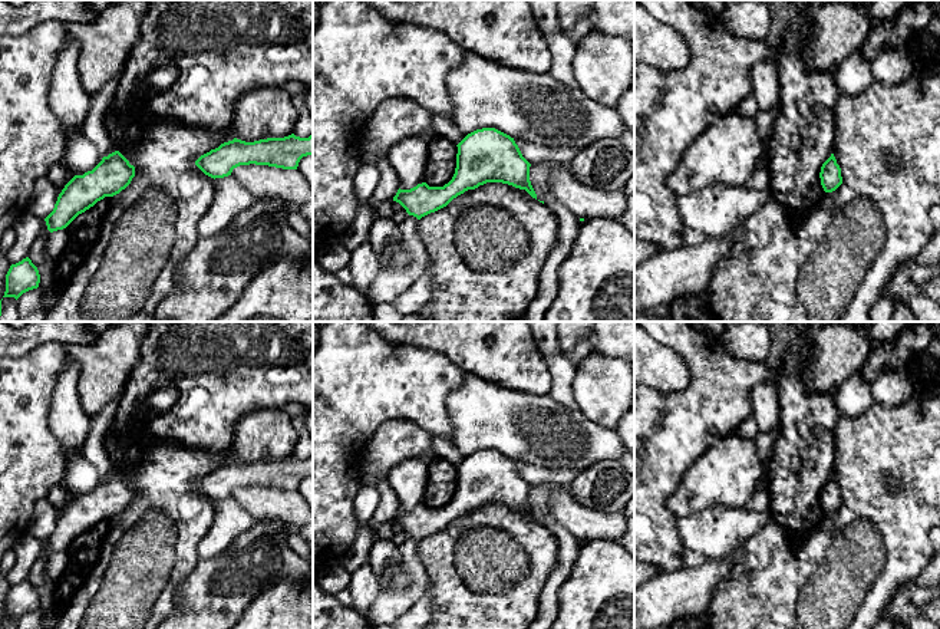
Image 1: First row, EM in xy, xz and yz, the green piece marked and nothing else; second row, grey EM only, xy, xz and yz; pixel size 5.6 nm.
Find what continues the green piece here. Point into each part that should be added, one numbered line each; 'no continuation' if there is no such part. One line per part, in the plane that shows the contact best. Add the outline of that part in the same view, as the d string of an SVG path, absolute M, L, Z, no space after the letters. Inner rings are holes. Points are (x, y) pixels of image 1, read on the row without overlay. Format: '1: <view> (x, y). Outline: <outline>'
no continuation

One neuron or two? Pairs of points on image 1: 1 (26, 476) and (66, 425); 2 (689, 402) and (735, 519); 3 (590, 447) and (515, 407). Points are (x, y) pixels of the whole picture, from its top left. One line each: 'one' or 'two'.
1: two
2: two
3: one

